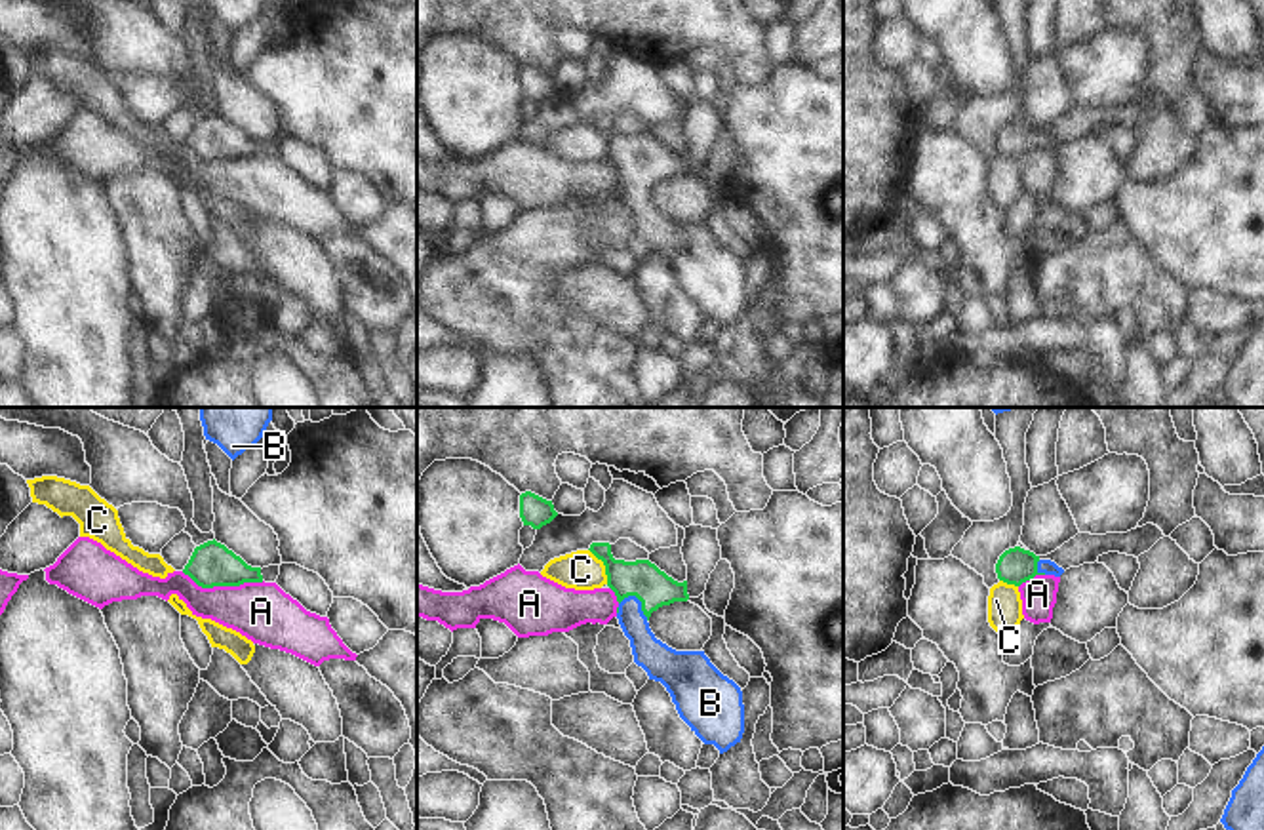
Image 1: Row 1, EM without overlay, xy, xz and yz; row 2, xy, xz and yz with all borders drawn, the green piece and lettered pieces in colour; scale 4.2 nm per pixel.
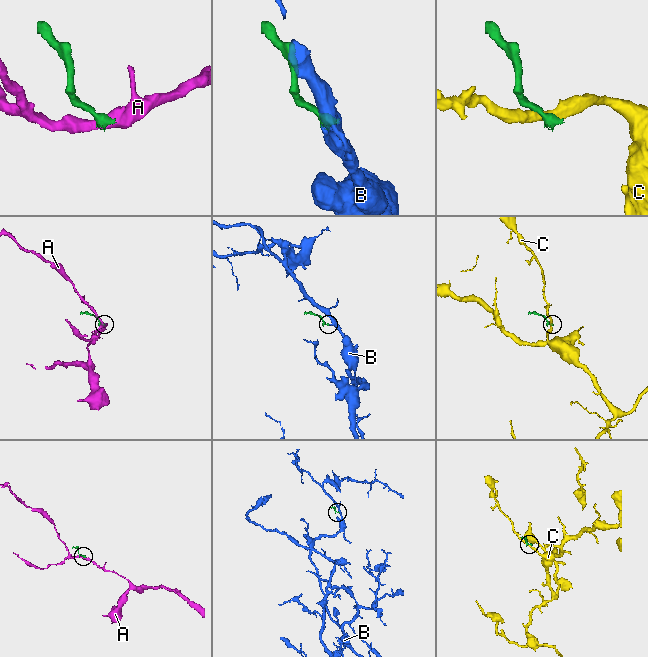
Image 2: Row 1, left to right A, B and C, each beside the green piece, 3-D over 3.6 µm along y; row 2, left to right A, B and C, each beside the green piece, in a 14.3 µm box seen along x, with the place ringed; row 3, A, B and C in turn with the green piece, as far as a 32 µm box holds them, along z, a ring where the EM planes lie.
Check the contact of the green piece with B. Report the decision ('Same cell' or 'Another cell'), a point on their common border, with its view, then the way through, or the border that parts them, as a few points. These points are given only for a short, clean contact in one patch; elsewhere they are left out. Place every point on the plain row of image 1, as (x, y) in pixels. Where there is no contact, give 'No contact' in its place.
Same cell. Touches green at xz (638, 172). Path across: xz (646, 155), (640, 160), (638, 172), (638, 206), (650, 227).

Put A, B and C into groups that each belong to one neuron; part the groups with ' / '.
A / B / C

